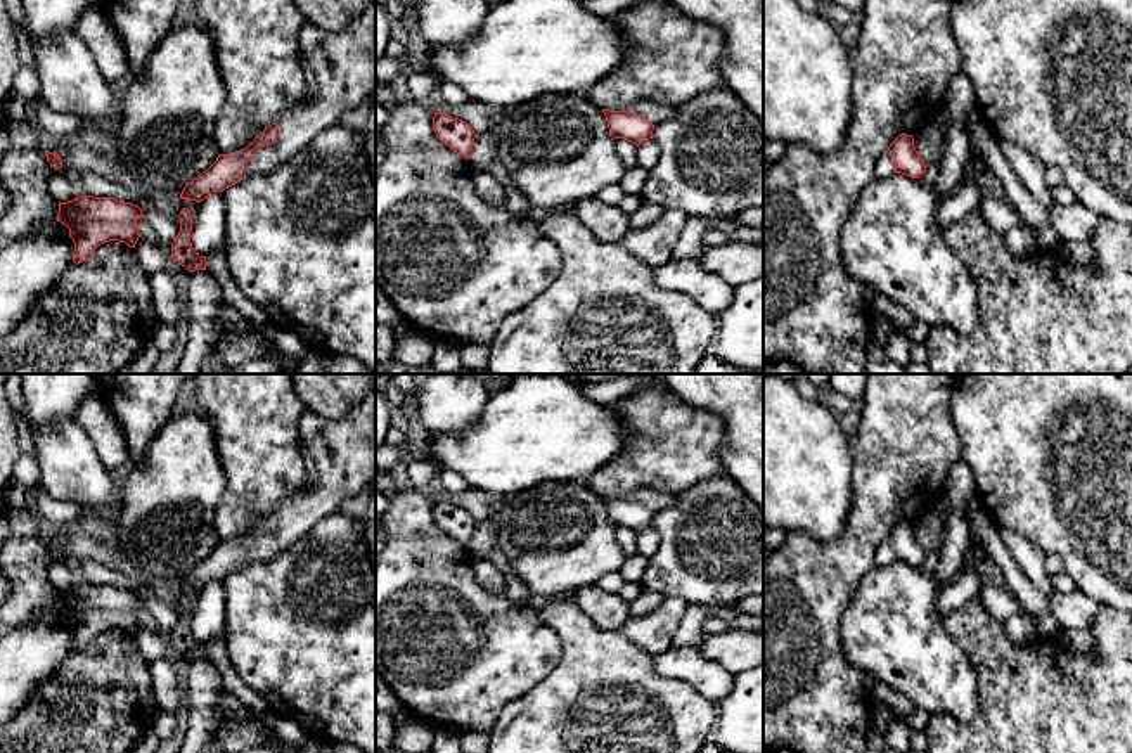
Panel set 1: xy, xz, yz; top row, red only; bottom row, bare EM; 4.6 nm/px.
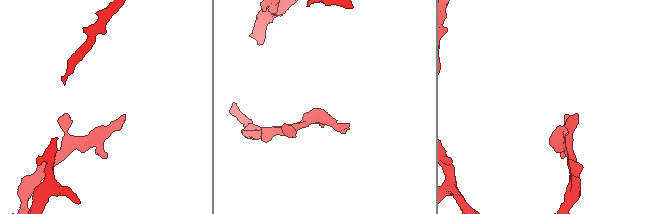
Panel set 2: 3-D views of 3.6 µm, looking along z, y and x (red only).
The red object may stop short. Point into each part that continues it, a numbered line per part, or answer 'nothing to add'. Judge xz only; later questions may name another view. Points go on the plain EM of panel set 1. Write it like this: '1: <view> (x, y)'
1: xz (655, 501)

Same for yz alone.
1: yz (885, 554)

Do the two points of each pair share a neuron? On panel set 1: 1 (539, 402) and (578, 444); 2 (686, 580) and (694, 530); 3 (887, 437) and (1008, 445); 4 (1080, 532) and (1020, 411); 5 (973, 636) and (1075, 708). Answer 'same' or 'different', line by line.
1: same
2: same
3: different
4: same
5: same

